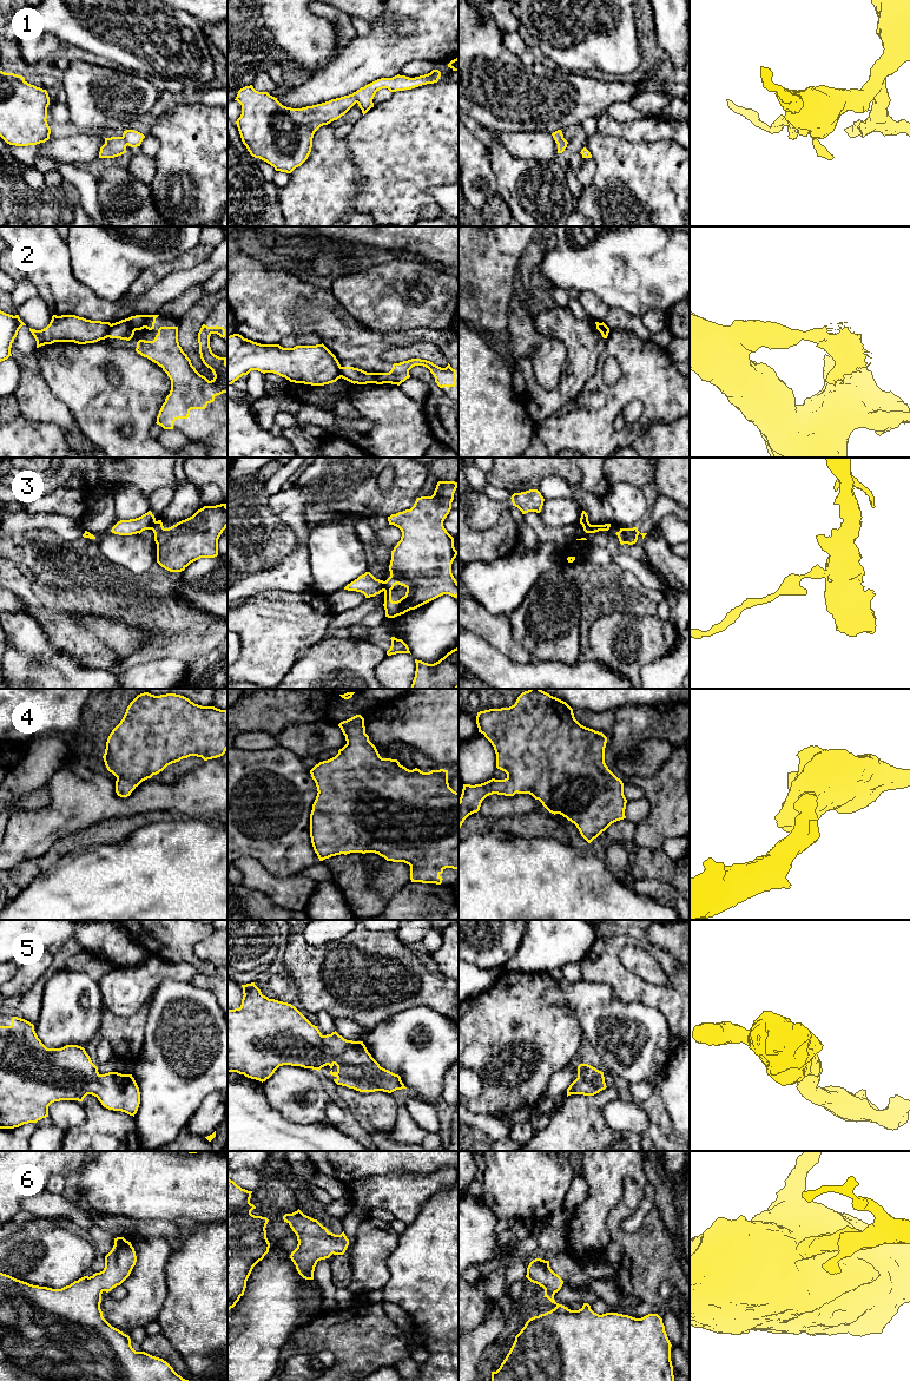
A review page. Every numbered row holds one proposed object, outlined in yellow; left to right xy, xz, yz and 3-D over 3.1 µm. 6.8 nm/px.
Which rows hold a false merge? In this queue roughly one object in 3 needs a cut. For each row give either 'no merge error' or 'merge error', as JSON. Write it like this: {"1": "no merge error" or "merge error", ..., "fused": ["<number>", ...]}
{"1": "merge error", "2": "merge error", "3": "merge error", "4": "no merge error", "5": "no merge error", "6": "no merge error", "fused": ["1", "2", "3"]}

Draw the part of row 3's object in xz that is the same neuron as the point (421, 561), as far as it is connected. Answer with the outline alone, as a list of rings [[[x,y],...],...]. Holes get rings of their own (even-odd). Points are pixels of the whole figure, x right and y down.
[[[438,481],[431,496],[417,498],[410,509],[388,517],[389,525],[398,527],[402,537],[391,551],[390,577],[384,583],[385,617],[395,618],[404,614],[443,594],[459,597],[459,583],[451,573],[451,564],[457,551],[454,547],[454,538],[443,526],[451,509],[456,488],[455,481]],[[396,584],[404,586],[407,592],[400,600],[393,601],[391,590]]]

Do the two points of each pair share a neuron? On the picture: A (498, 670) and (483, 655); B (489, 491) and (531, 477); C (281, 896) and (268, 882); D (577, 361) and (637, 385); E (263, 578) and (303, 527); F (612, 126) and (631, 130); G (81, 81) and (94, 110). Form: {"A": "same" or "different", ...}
{"A": "same", "B": "different", "C": "same", "D": "different", "E": "same", "F": "same", "G": "same"}

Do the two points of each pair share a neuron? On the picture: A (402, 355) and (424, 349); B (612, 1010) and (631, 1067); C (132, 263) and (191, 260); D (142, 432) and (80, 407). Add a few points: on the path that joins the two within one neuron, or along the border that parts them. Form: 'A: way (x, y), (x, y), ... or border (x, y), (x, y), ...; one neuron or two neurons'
A: way (408, 353), (419, 350); one neuron
B: way (612, 1024), (630, 1041), (631, 1053); one neuron
C: border (193, 247), (173, 260), (157, 262), (144, 270); two neurons
D: way (129, 416), (119, 407), (96, 407); one neuron

